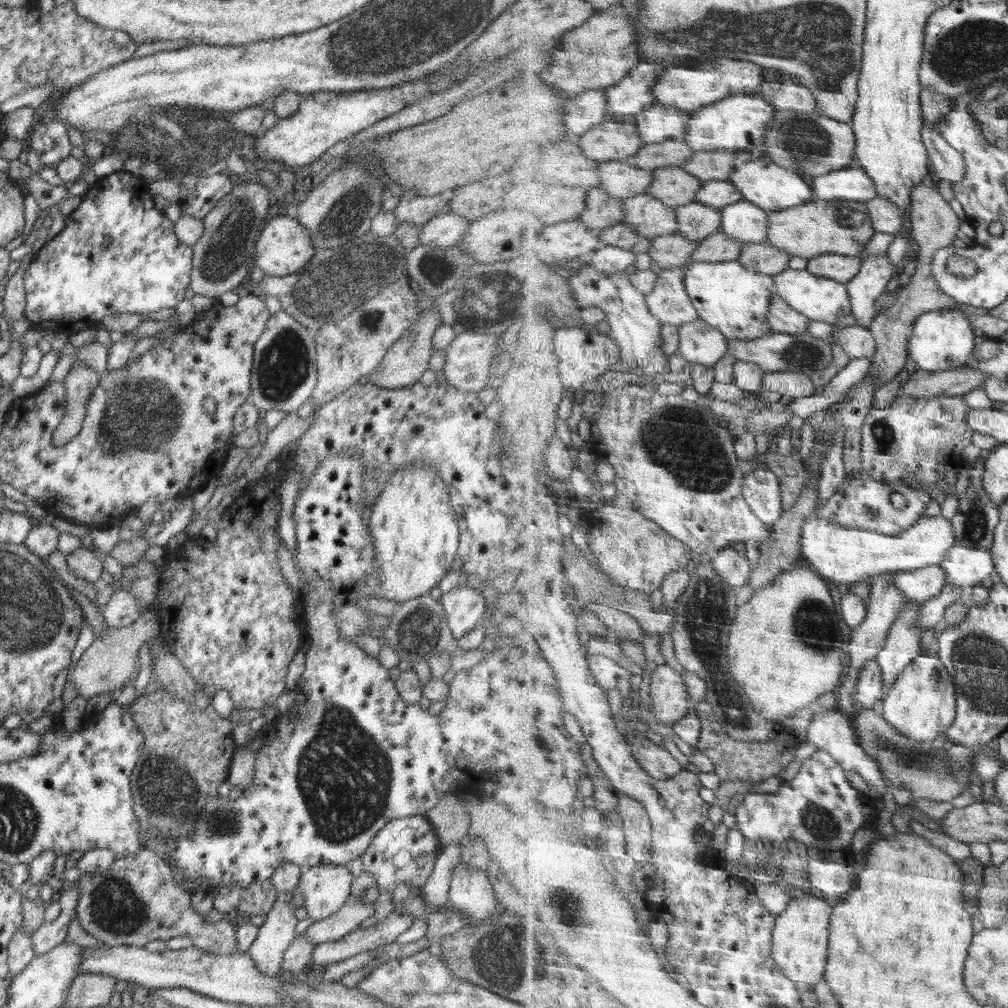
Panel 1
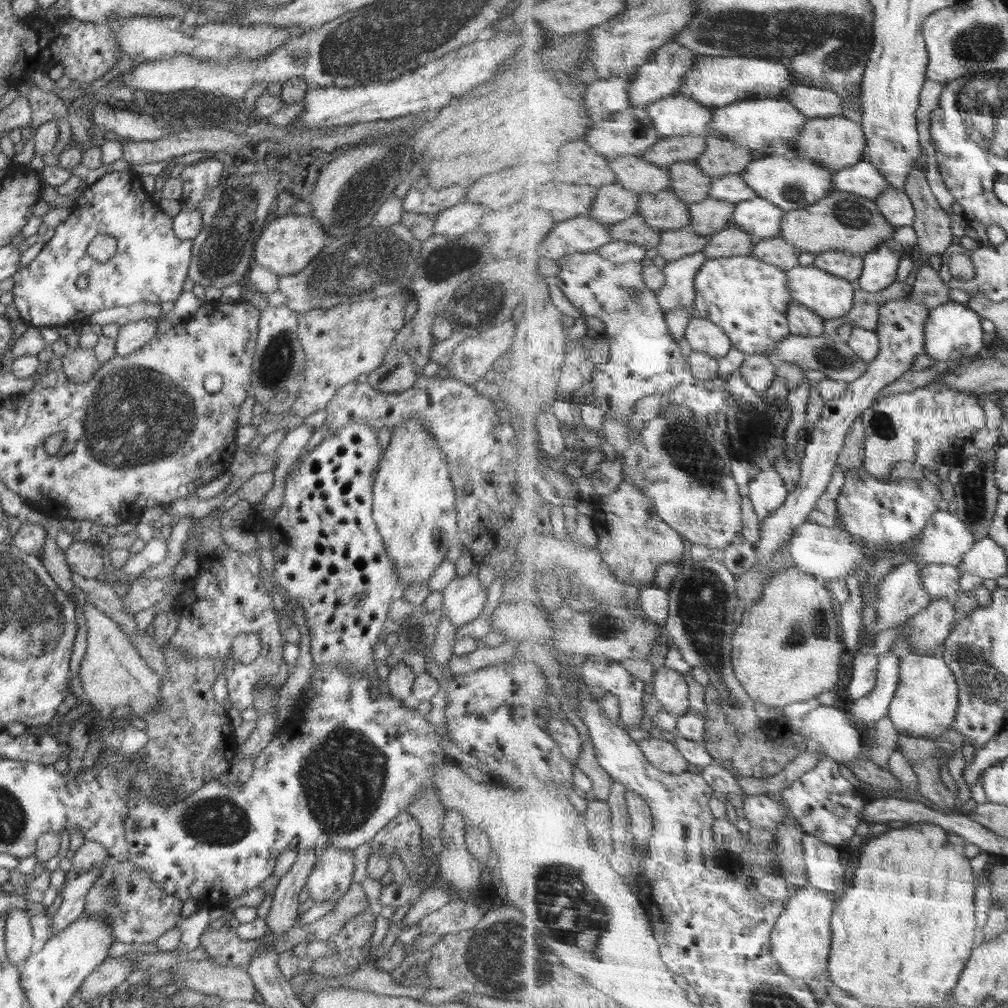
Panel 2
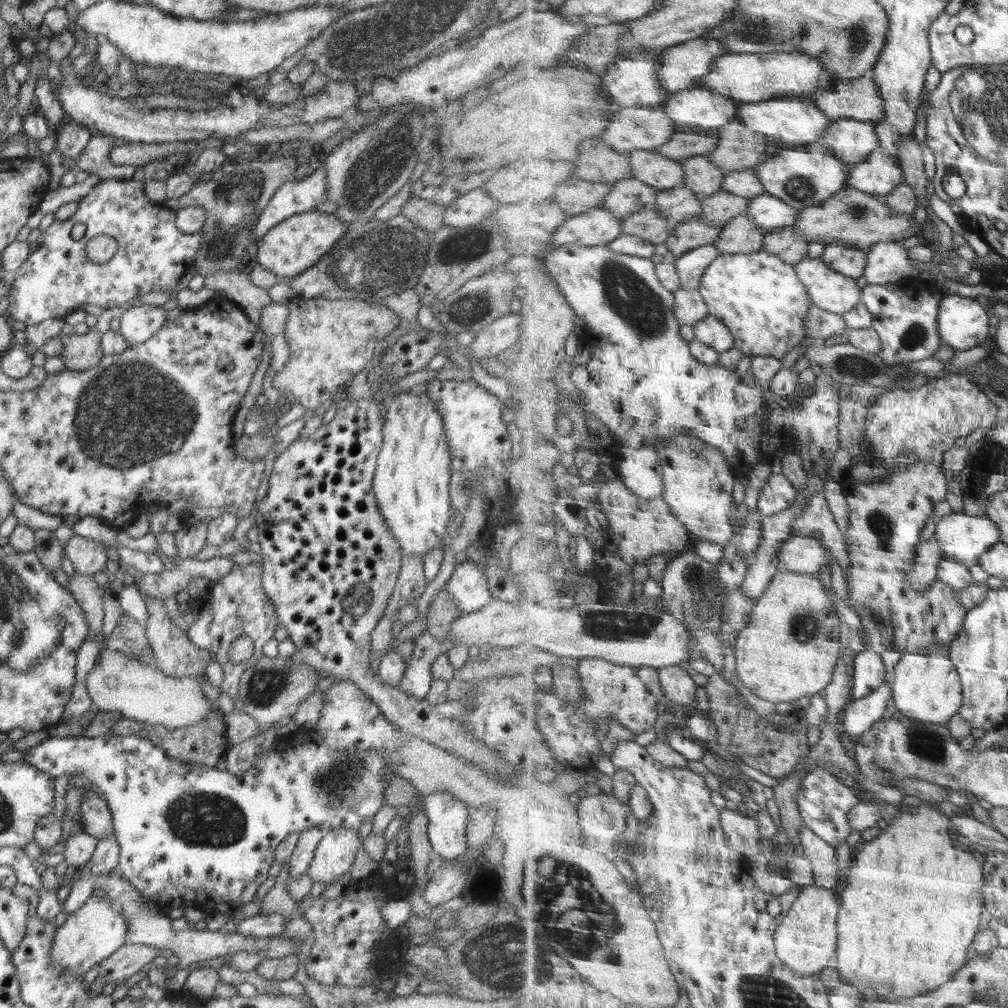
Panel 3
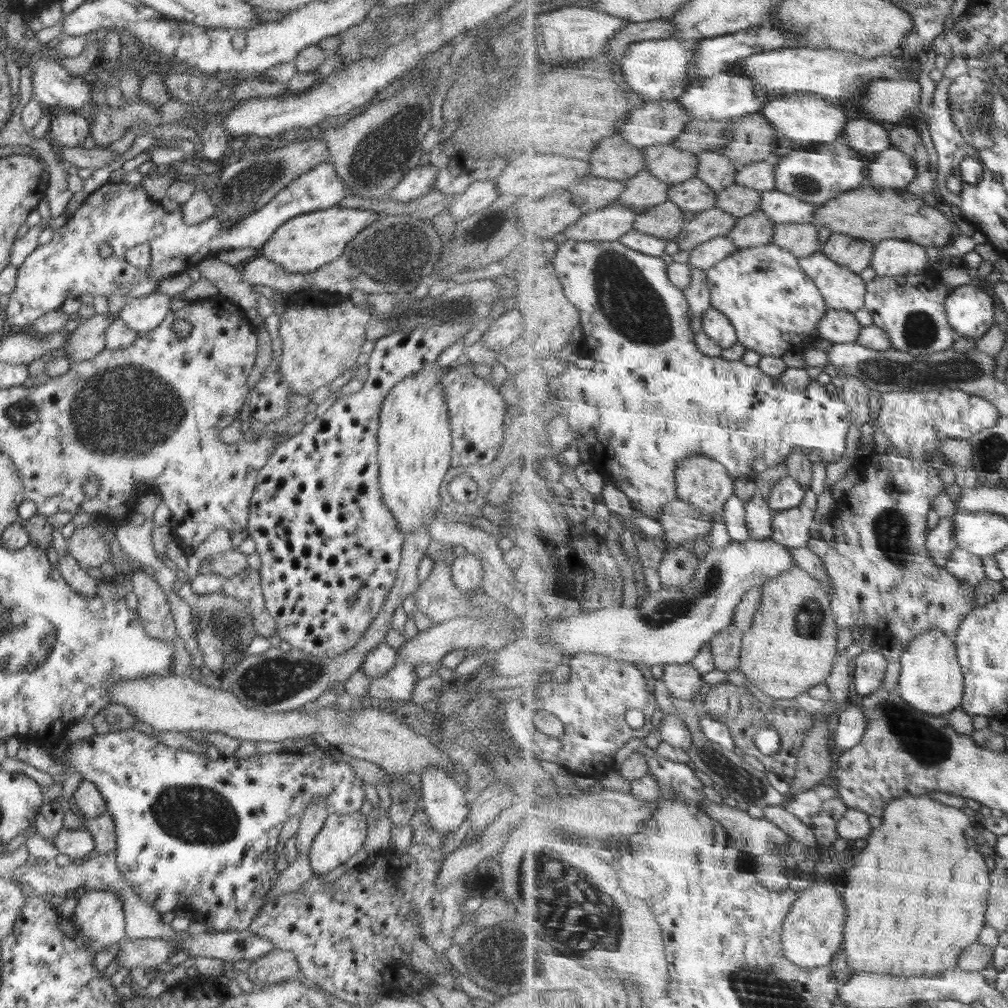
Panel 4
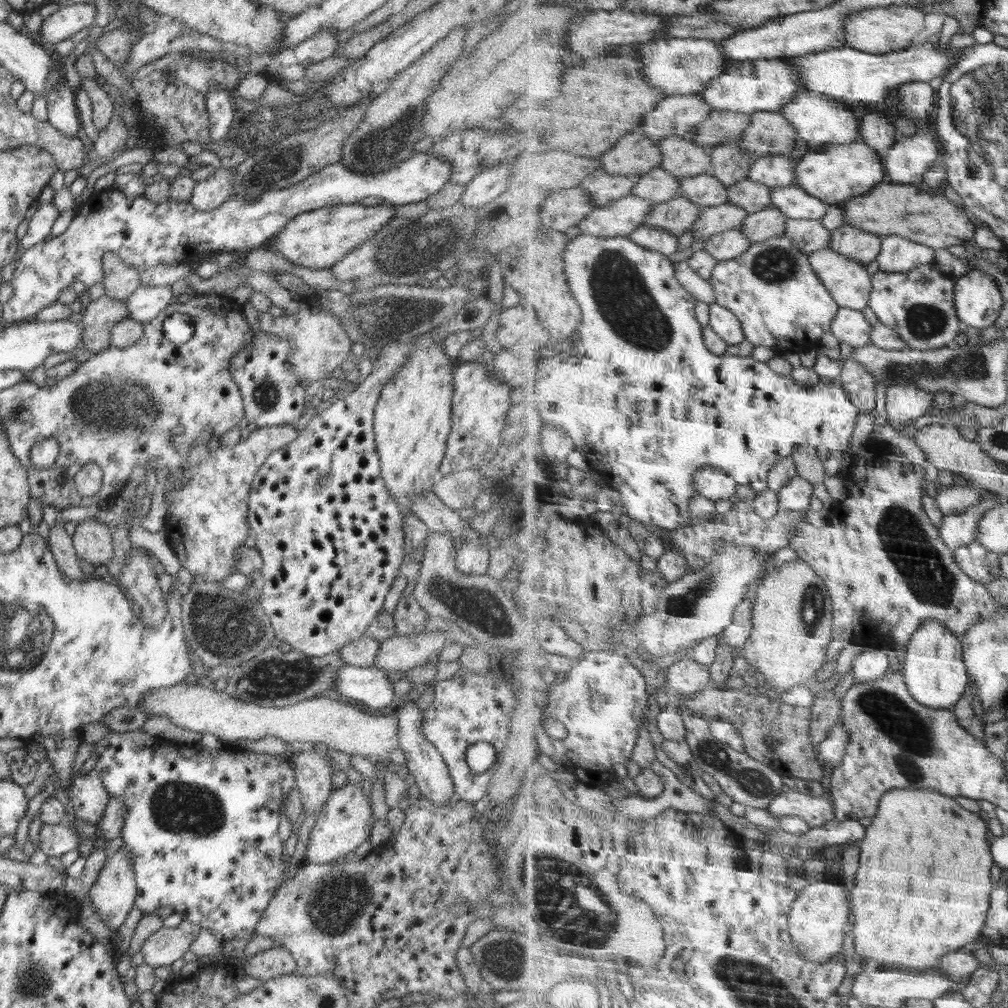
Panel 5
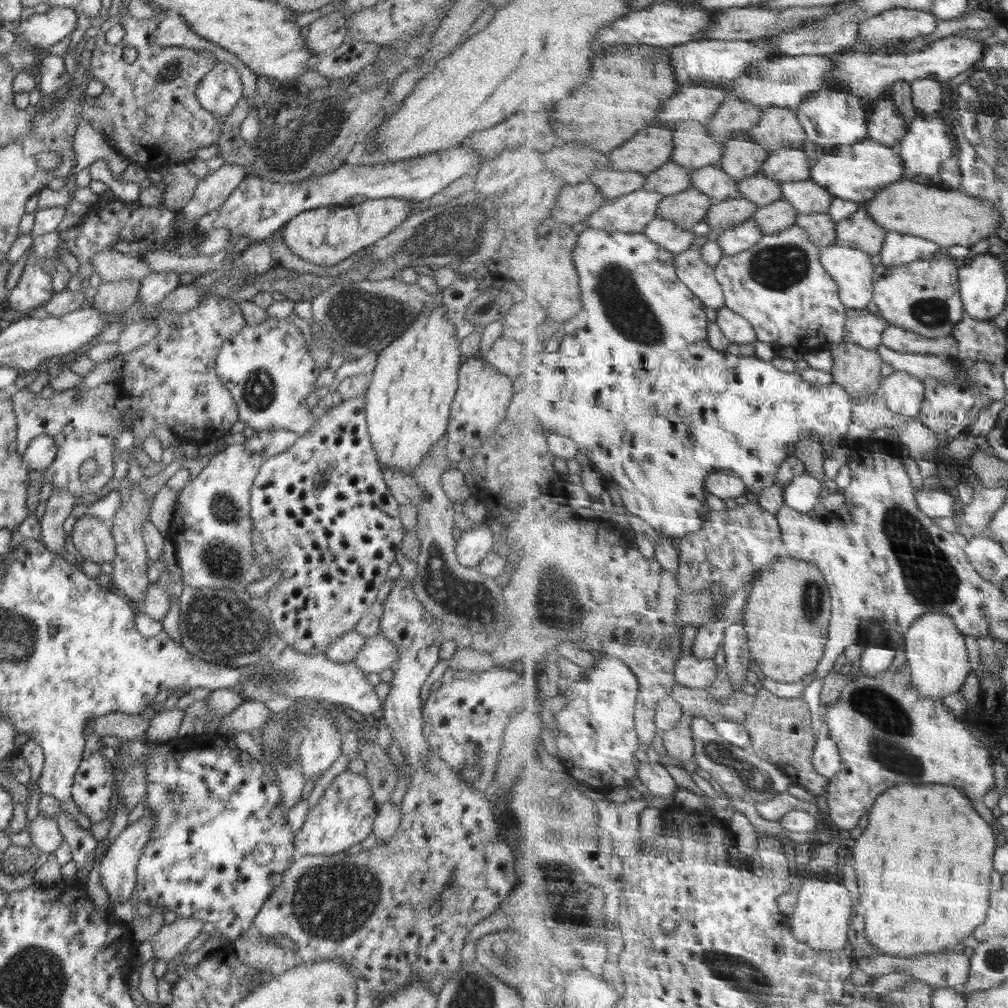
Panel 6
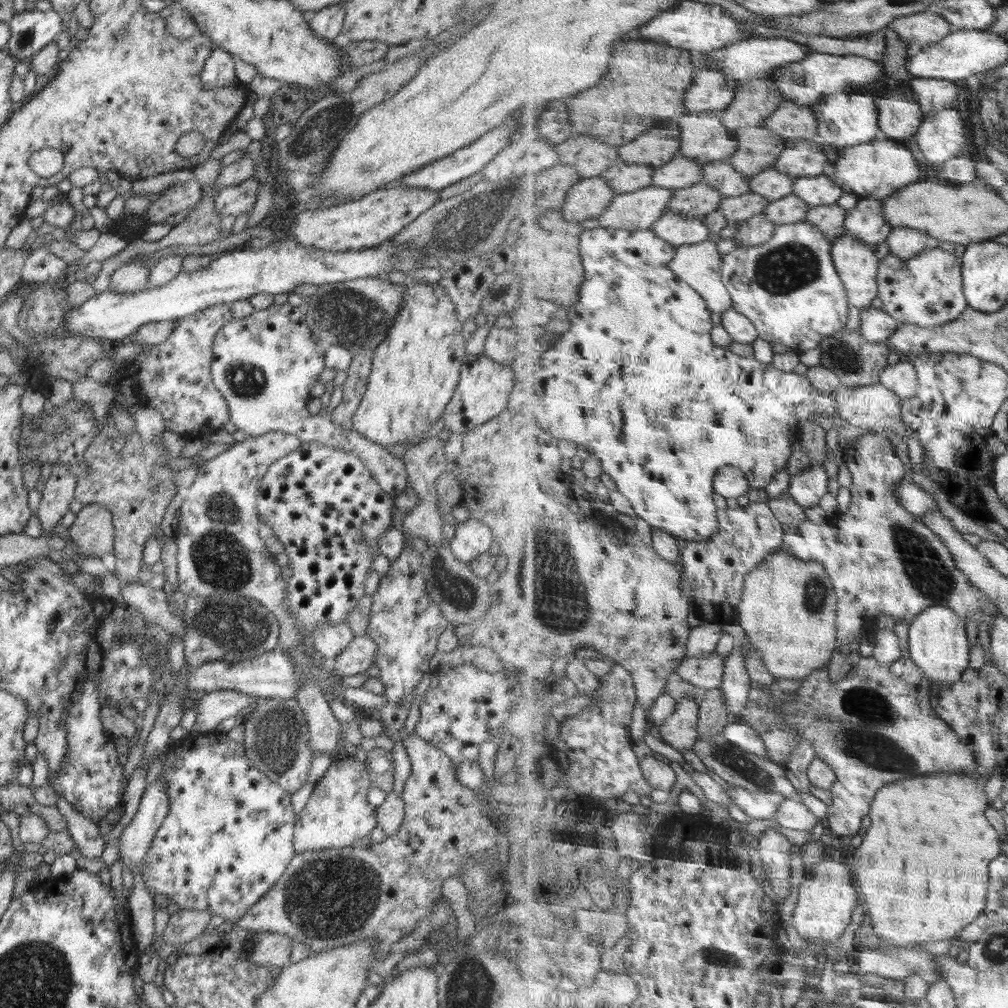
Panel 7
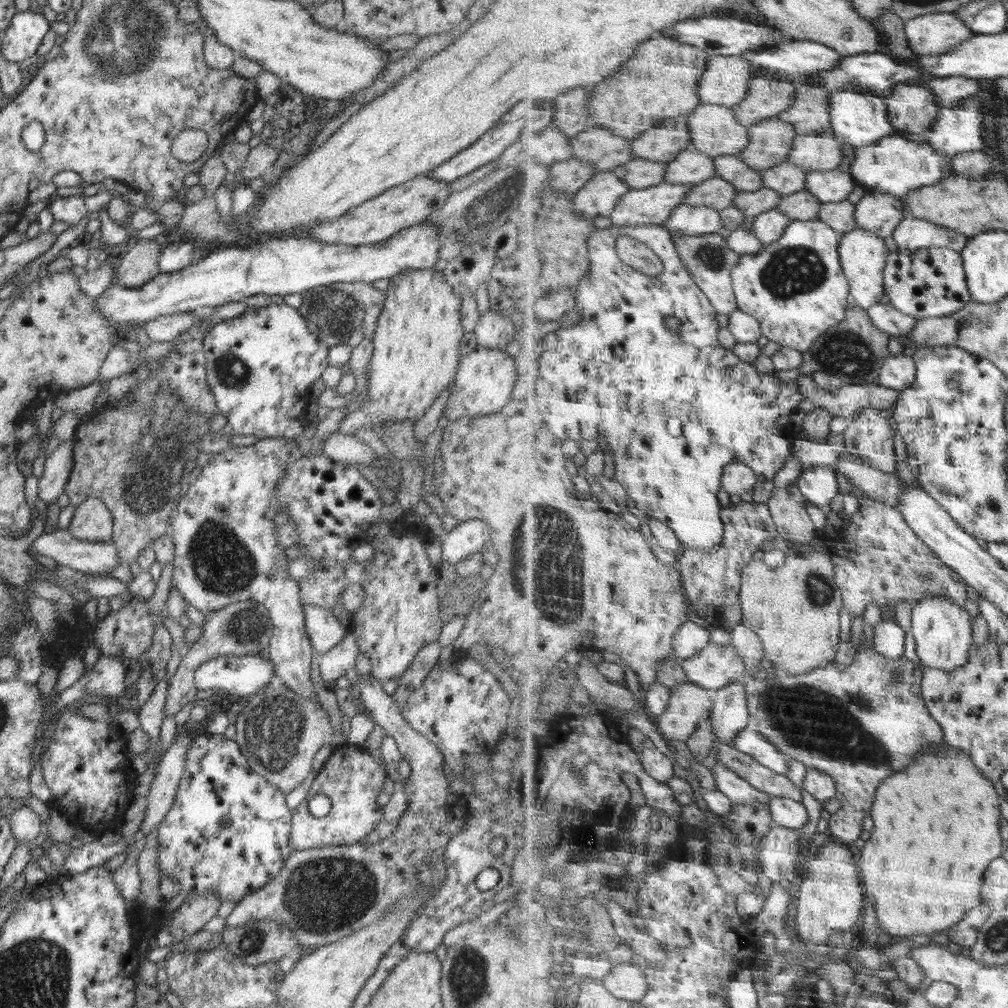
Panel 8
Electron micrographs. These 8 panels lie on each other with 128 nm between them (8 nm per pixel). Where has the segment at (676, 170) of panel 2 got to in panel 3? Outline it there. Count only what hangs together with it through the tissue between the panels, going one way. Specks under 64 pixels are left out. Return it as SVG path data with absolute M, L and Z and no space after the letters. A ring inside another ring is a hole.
M696 156L683 161L686 168L686 182L700 200L713 197L725 190L727 174L709 156Z

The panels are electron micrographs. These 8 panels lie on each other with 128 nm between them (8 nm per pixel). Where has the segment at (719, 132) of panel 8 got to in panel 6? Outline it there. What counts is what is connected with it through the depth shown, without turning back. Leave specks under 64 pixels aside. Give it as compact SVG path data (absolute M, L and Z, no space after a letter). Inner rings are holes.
M680 121L675 130L673 160L688 170L718 165L725 156L725 144L714 139L707 123Z

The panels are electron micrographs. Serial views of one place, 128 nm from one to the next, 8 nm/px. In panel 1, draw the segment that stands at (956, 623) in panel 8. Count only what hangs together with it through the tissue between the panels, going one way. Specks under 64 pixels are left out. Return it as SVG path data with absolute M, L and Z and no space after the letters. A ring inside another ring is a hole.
M937 650L916 658L900 675L890 695L882 701L881 713L915 742L929 744L957 720L958 688Z

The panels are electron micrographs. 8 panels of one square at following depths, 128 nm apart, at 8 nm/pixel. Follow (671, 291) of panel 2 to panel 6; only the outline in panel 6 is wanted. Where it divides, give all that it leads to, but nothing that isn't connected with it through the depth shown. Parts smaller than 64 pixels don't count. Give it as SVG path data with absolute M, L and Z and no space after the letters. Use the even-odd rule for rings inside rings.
M754 220L743 222L733 229L719 235L720 246L724 254L734 256L756 246L764 237L758 222Z

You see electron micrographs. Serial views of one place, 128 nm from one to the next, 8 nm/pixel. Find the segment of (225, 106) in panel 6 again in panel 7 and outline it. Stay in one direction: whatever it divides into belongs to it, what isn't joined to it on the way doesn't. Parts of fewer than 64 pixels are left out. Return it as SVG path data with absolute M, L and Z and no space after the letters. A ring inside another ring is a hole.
M214 45L210 56L202 61L201 86L206 89L218 89L239 84L234 60L229 52Z

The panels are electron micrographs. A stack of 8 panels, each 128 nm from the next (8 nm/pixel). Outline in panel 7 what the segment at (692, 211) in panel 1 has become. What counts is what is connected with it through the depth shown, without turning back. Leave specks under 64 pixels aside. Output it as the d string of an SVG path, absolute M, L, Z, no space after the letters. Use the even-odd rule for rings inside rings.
M773 166L752 177L750 182L752 182L752 193L762 194L772 202L794 194L796 176L784 174Z

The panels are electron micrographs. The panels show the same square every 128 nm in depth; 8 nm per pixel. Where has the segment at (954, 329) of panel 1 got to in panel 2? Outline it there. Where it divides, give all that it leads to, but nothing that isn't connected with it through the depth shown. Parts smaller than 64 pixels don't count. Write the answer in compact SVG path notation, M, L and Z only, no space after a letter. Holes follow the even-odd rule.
M948 302L938 306L930 313L929 324L926 325L925 354L934 362L964 362L977 359L984 348L984 328L982 318L966 303Z

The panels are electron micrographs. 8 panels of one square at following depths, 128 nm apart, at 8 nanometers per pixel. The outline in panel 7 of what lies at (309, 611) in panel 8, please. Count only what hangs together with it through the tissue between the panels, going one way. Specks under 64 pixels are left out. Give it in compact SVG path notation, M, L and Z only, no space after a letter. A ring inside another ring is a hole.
M342 623L334 627L325 627L316 630L309 641L314 645L318 656L325 661L332 661L338 654L342 654L348 644L352 642L354 634L348 623Z

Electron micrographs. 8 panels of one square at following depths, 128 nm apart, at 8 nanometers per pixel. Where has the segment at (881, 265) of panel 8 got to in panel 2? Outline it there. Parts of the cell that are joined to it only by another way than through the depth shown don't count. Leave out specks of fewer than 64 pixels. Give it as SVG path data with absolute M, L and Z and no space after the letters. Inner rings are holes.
M815 264L798 266L788 271L794 301L808 306L826 320L845 317L853 312L856 283L830 274Z

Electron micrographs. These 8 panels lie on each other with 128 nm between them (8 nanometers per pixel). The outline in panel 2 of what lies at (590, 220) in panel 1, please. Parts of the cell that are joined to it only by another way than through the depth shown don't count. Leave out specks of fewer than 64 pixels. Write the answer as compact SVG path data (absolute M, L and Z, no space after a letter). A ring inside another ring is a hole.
M617 182L604 185L598 191L596 203L589 215L606 225L613 226L639 214L641 197L642 194L630 188L624 188Z

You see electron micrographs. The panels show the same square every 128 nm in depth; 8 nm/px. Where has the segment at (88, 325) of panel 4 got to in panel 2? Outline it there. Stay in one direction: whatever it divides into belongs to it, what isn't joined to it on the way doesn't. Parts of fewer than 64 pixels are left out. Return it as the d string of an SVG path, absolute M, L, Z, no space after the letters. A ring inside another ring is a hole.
M79 346L69 349L61 361L61 370L72 382L90 382L101 366L92 350L83 350Z

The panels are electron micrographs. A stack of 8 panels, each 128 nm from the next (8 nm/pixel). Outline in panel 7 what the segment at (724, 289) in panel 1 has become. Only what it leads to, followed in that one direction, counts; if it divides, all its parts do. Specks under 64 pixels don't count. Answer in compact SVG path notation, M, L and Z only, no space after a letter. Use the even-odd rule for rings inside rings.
M802 221L779 225L770 241L742 247L725 255L722 274L734 298L734 309L746 314L756 324L762 340L779 342L804 354L821 348L826 338L833 338L850 320L849 291L834 262L834 242L814 222Z

